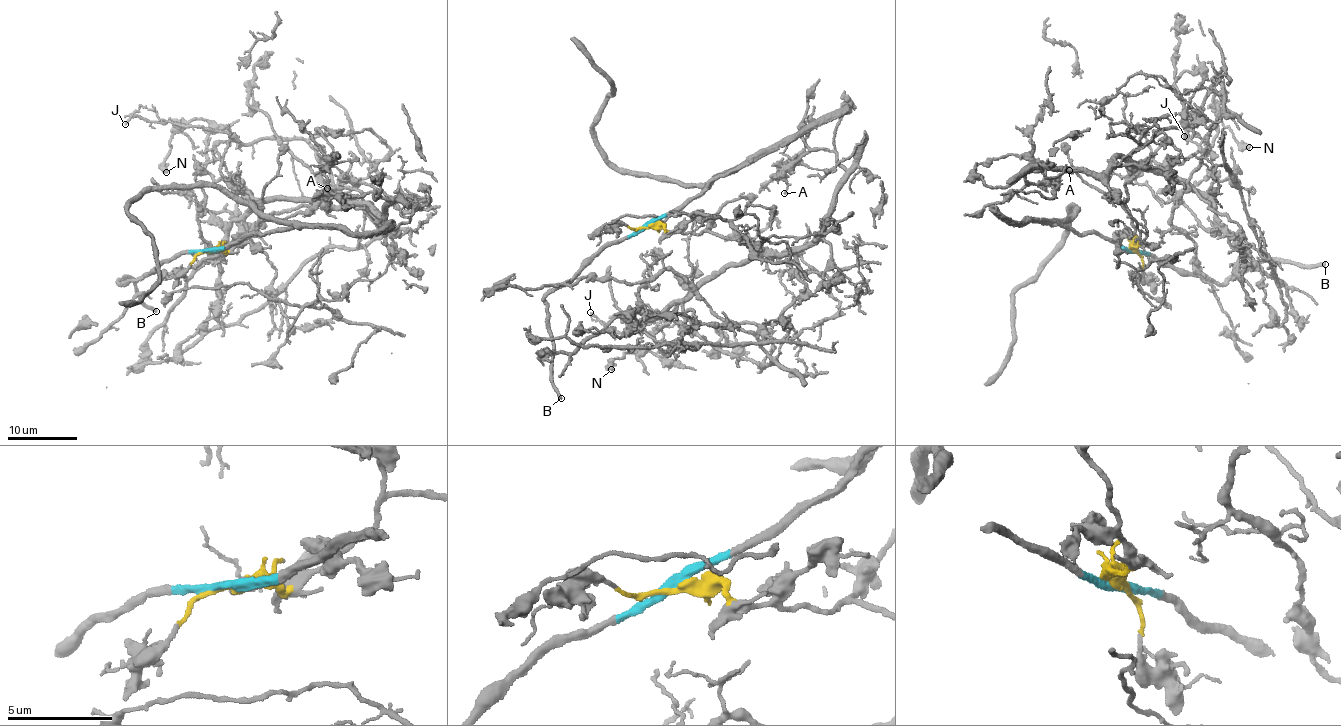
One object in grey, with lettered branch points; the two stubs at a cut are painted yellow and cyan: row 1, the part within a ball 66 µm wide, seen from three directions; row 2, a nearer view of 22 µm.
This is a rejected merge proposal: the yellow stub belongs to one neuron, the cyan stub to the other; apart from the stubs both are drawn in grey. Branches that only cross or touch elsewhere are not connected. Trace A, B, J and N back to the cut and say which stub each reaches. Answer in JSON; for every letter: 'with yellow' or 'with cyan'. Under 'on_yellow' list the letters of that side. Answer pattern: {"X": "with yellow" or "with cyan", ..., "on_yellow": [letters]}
{"A": "with yellow", "B": "with cyan", "J": "with yellow", "N": "with yellow", "on_yellow": ["A", "J", "N"]}

